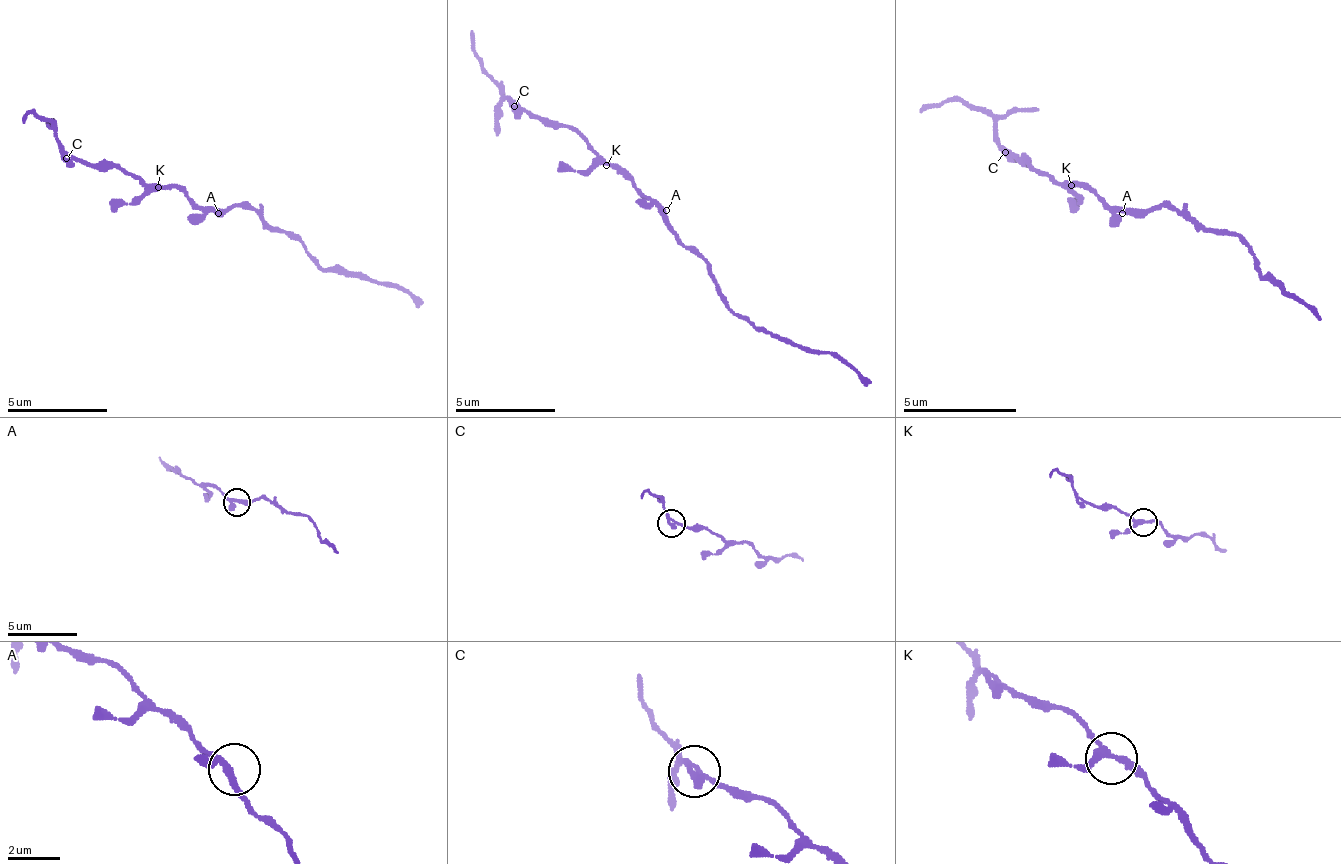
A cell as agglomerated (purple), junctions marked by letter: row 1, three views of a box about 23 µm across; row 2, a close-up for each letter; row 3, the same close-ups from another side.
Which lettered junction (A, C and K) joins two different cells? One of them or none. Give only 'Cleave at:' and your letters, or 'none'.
Cleave at: C

